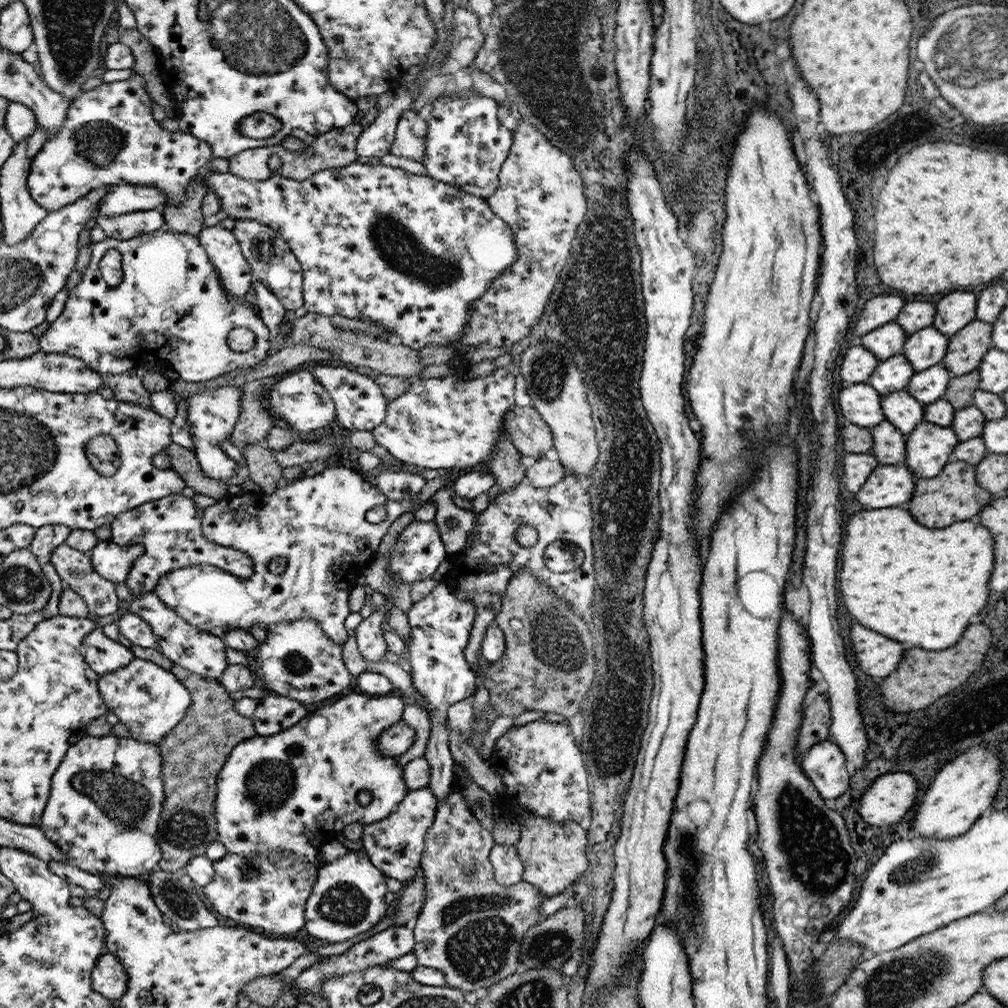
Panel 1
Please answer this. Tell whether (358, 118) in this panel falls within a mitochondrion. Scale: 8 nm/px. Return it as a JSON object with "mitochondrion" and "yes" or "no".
{"mitochondrion":"no"}

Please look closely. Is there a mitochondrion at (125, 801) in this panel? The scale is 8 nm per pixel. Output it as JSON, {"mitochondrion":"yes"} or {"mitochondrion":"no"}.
{"mitochondrion":"yes"}

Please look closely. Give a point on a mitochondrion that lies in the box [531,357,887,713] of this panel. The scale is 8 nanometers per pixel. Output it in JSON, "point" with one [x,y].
{"point":[621,511]}

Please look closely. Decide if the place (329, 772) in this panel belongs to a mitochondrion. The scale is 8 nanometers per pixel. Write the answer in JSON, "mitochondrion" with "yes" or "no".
{"mitochondrion":"no"}

